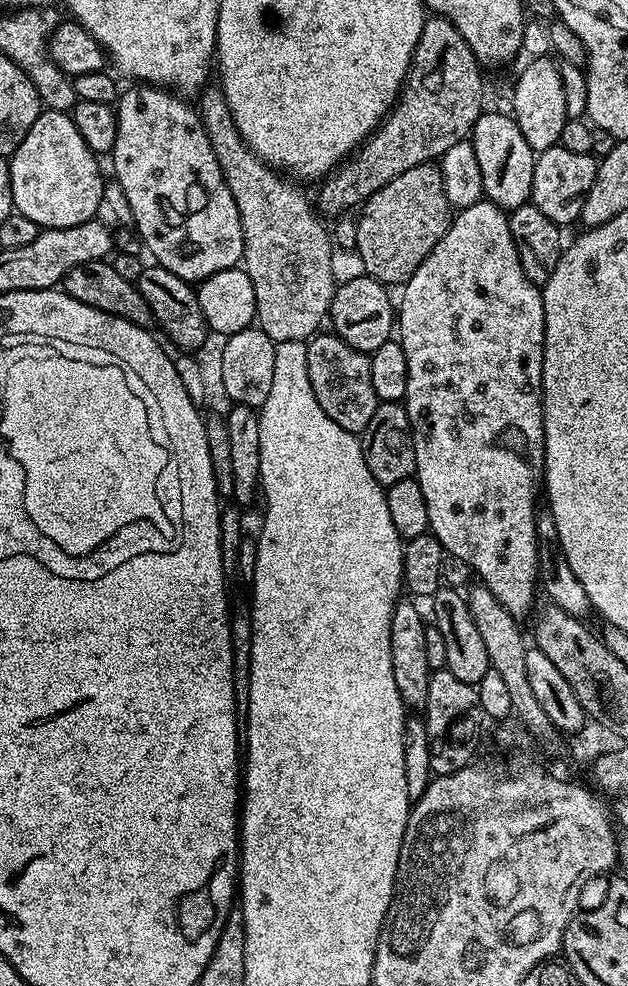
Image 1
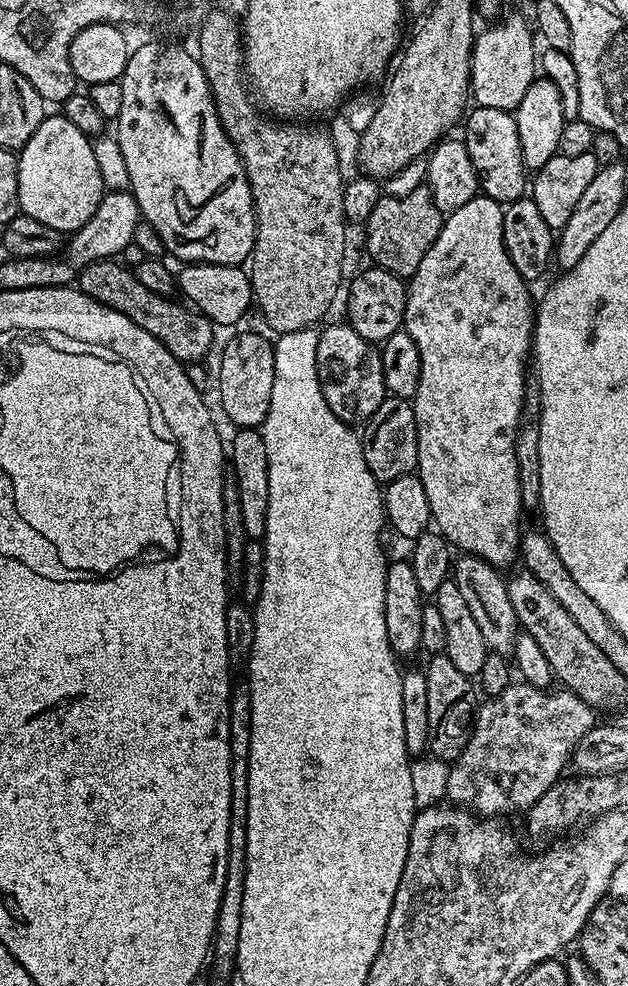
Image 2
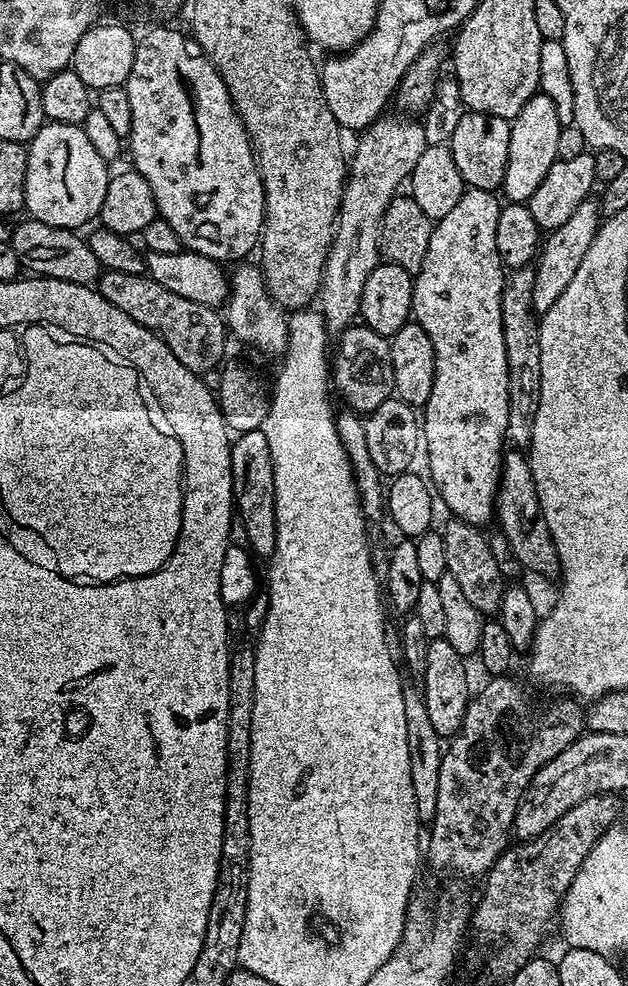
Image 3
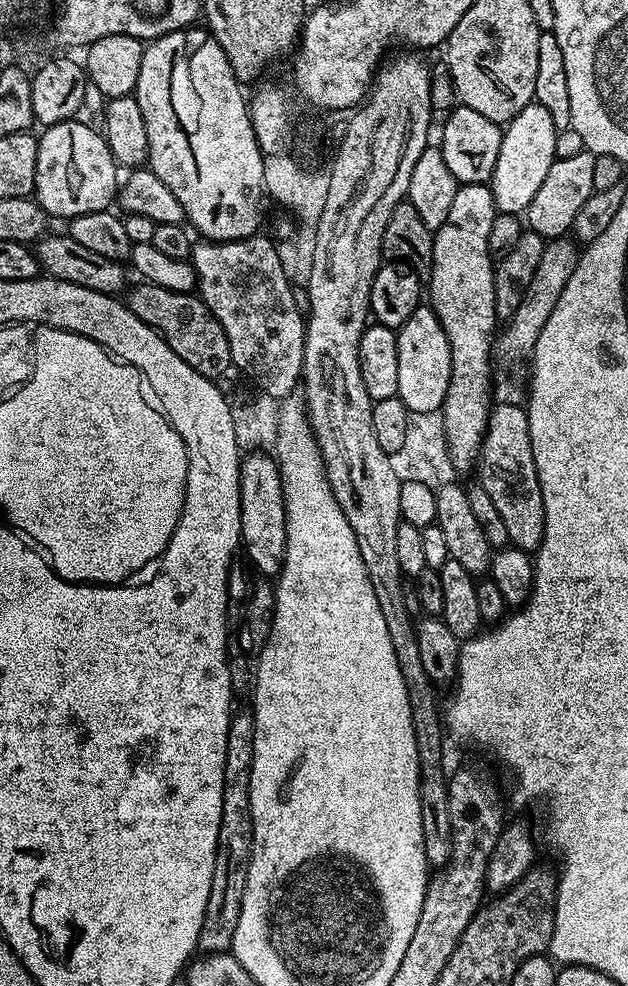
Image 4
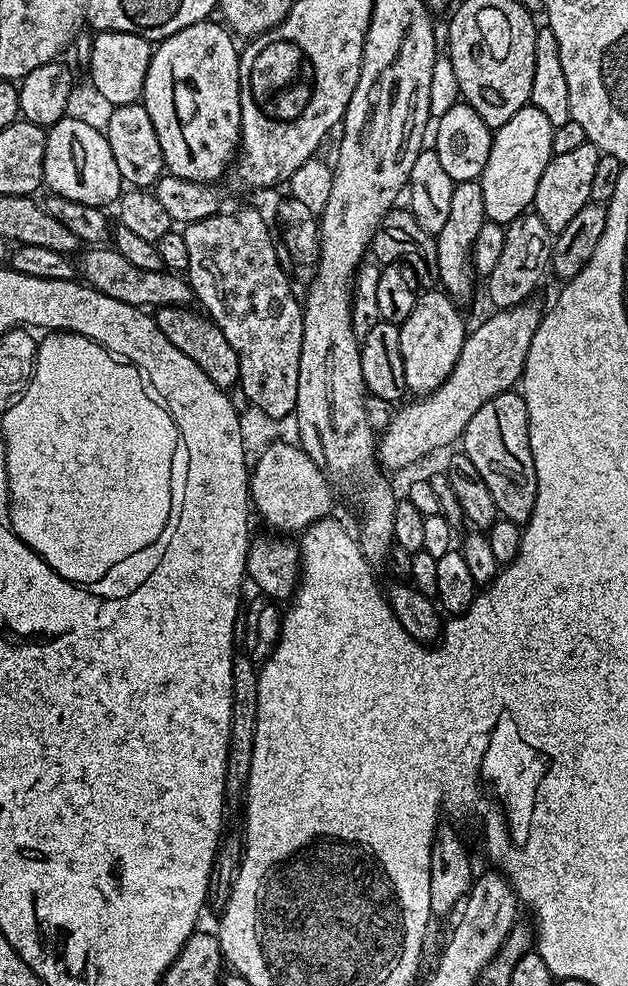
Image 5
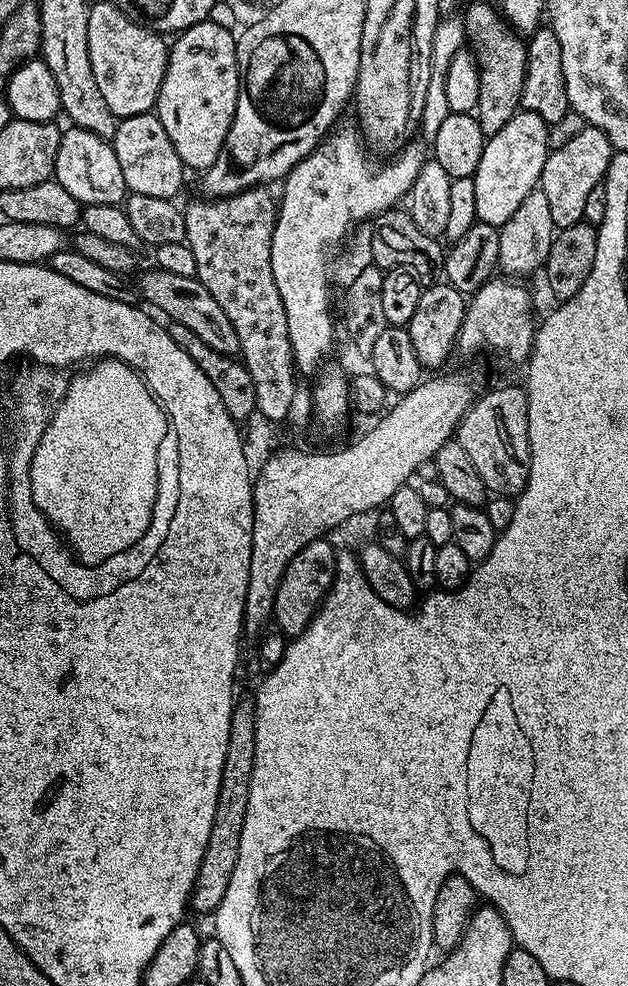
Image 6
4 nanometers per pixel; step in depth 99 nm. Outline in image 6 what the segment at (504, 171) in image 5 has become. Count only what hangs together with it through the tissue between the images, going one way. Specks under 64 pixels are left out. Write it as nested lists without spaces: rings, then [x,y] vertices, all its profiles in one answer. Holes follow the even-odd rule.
[[[517,110],[504,126],[484,141],[478,170],[473,174],[474,210],[477,220],[502,227],[518,210],[518,205],[540,183],[542,166],[549,154],[548,124],[538,114]]]

